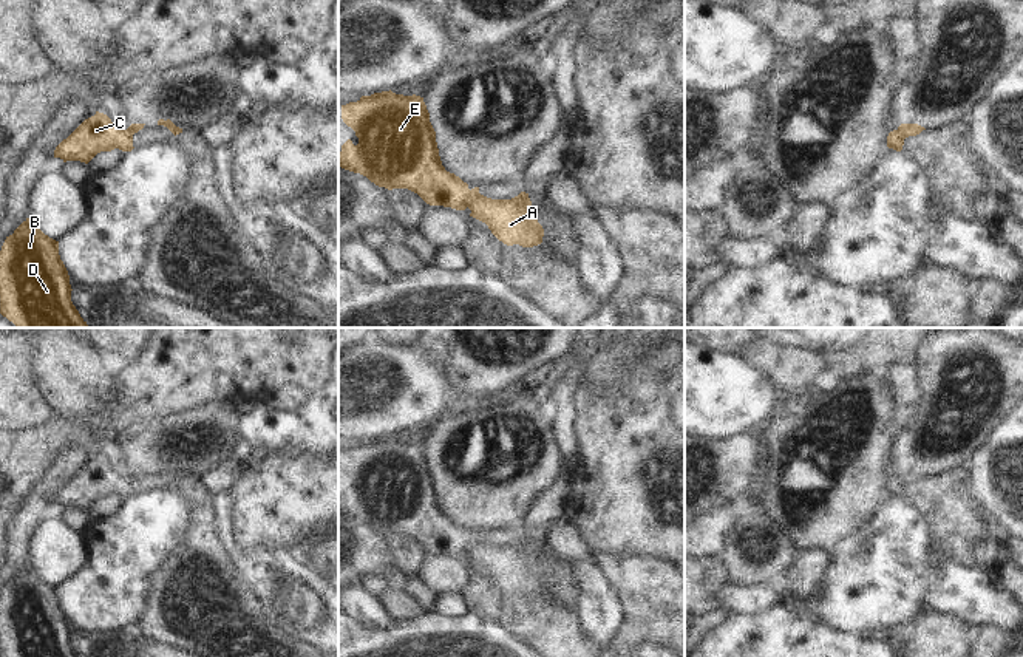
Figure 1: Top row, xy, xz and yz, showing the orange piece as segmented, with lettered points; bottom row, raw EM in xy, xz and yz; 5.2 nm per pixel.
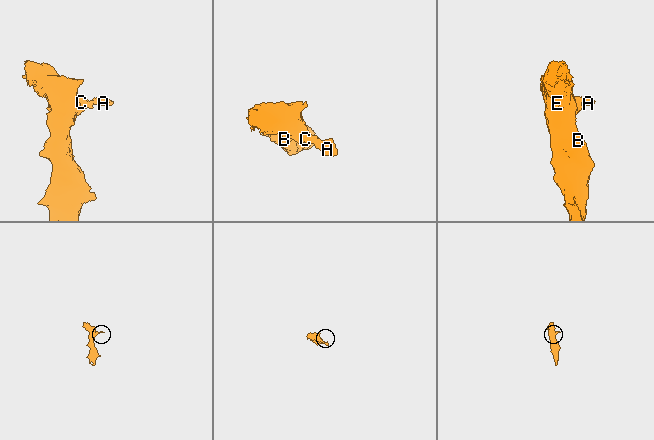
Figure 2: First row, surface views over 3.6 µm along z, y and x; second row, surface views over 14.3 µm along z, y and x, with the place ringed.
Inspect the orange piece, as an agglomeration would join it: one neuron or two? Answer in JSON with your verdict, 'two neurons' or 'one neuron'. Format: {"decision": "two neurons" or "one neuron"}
{"decision": "two neurons"}

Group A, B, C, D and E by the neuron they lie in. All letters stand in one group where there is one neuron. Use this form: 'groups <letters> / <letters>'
groups A / B C D E

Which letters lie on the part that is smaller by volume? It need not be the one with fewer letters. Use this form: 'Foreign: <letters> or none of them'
Foreign: A

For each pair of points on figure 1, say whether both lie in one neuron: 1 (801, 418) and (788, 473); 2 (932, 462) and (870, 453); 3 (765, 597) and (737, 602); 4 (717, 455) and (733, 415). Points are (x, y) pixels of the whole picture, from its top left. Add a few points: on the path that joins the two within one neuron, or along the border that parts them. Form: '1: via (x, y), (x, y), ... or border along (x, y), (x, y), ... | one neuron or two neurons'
1: via (798, 432), (791, 438), (791, 459) | one neuron
2: border along (898, 432), (890, 456) | two neurons
3: via (759, 597), (744, 597) | one neuron
4: border along (751, 430), (728, 438), (700, 439) | two neurons

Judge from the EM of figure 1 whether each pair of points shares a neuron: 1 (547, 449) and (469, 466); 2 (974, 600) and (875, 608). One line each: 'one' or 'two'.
1: one
2: one

